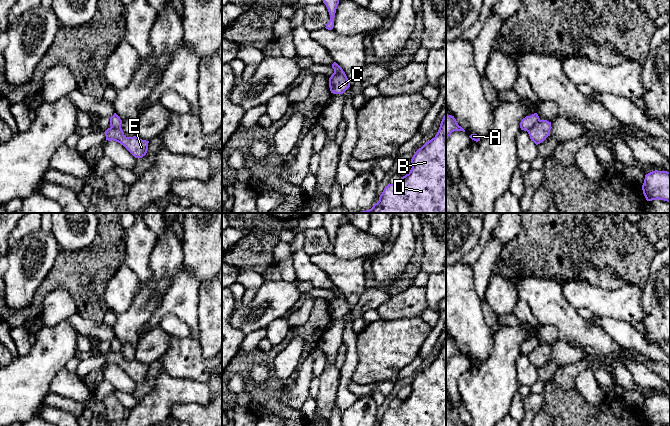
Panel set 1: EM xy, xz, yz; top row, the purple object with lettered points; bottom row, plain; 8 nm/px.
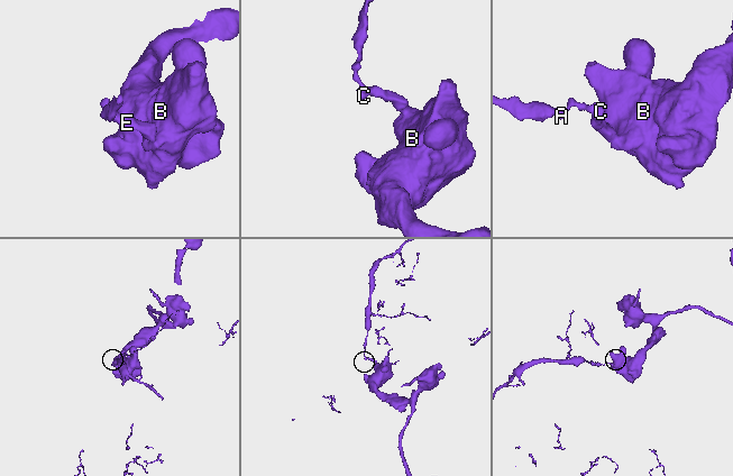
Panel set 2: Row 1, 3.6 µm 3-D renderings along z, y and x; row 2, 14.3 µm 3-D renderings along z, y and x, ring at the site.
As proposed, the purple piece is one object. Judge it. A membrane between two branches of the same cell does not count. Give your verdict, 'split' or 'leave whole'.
split

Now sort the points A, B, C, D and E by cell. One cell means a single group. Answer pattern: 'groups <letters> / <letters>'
groups A / B C D E

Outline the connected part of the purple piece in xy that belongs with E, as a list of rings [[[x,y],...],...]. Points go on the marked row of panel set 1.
[[[110,127],[105,132],[106,140],[122,144],[135,158],[142,158],[148,151],[149,141],[137,136],[126,137],[121,127]]]

